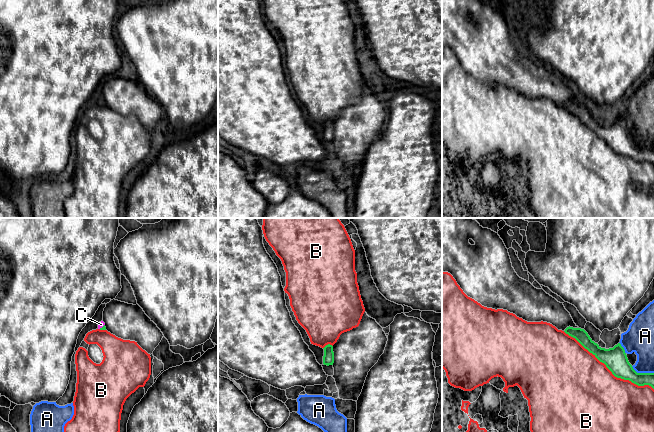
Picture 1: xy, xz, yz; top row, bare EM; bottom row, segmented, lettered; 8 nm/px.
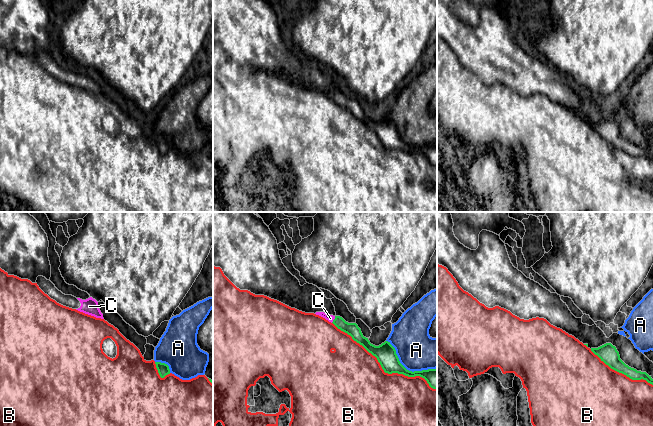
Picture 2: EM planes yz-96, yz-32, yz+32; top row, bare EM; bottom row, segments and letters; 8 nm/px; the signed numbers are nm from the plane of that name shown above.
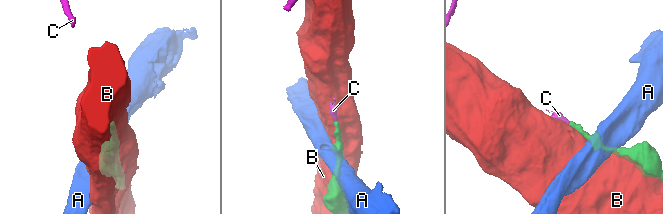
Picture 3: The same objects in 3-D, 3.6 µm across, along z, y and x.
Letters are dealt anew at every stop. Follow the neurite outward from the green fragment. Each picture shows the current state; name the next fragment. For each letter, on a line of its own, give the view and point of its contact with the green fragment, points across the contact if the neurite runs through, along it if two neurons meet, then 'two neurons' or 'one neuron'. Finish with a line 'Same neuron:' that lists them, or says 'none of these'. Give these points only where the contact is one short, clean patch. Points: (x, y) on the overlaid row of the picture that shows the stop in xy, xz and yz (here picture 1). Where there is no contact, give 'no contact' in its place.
A: contact yz (642, 373); two neurons
B: contact yz (608, 368); two neurons
C: contact xy (102, 327); way xy (103, 328), (102, 327), (101, 324); one neuron
Same neuron: C

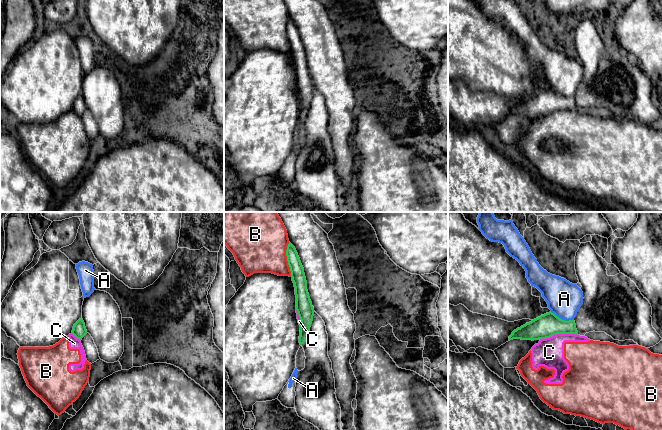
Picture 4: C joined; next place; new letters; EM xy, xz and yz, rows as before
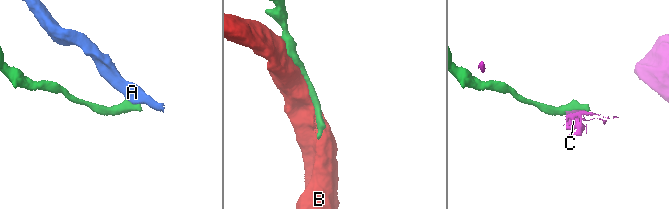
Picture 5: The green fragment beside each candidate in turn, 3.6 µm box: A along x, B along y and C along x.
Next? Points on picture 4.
A: contact yz (561, 319); border yz (551, 311), (562, 319), (573, 320); two neurons
B: contact xz (287, 259); two neurons
C: contact yz (558, 333); border yz (577, 334), (554, 334), (540, 339); two neurons
Same neuron: none of these

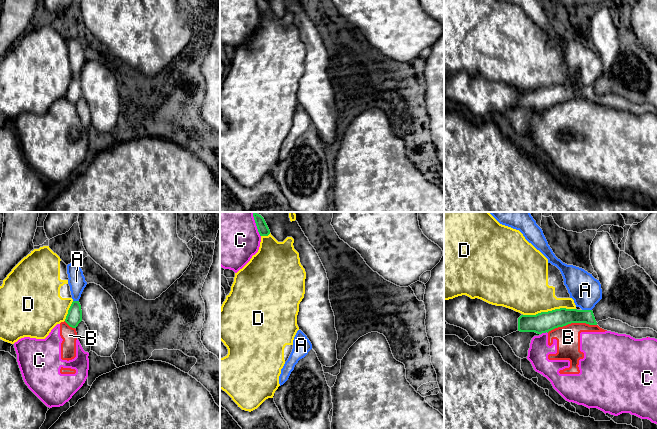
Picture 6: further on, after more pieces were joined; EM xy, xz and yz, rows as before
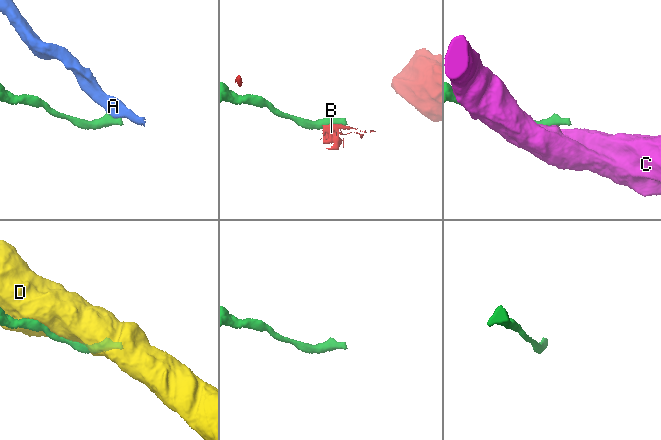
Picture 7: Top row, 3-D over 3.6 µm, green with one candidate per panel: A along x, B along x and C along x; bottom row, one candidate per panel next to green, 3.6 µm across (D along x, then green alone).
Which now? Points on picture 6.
A: contact yz (587, 310); border yz (582, 309), (591, 310); two neurons
B: contact yz (571, 322); border yz (596, 324), (568, 323), (547, 332); two neurons
C: contact yz (544, 332); two neurons
D: contact yz (549, 311); two neurons
Same neuron: none of these

